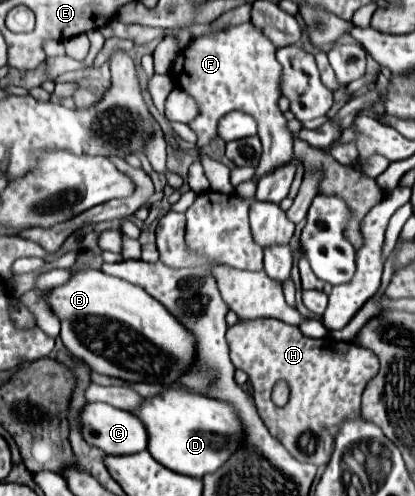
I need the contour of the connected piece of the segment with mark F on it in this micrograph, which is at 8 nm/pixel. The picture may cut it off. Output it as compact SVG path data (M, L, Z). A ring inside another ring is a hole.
M252 23L230 25L220 33L194 39L180 55L176 57L170 77L174 83L192 95L200 105L200 115L190 123L192 131L198 135L198 147L208 145L216 137L218 121L230 111L244 111L258 121L258 136L262 144L262 153L255 172L260 179L278 167L292 161L292 133L286 129L286 119L278 109L276 101L280 99L280 63L276 61L276 47L266 39Z

